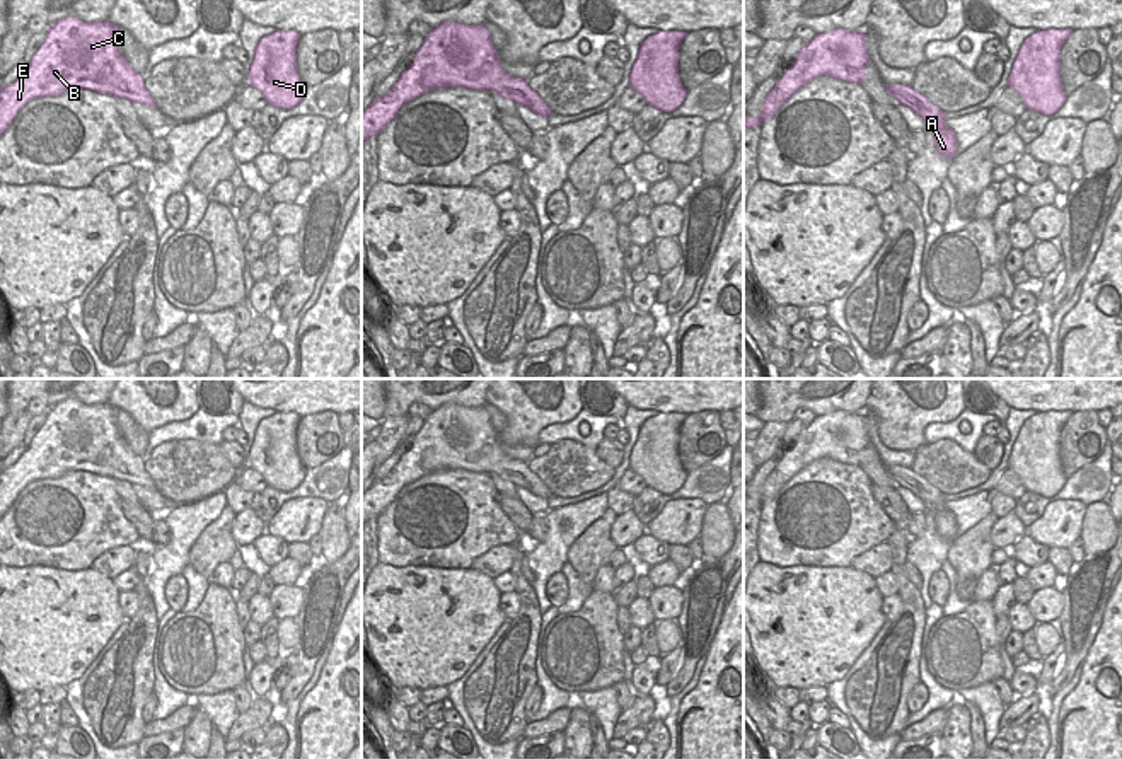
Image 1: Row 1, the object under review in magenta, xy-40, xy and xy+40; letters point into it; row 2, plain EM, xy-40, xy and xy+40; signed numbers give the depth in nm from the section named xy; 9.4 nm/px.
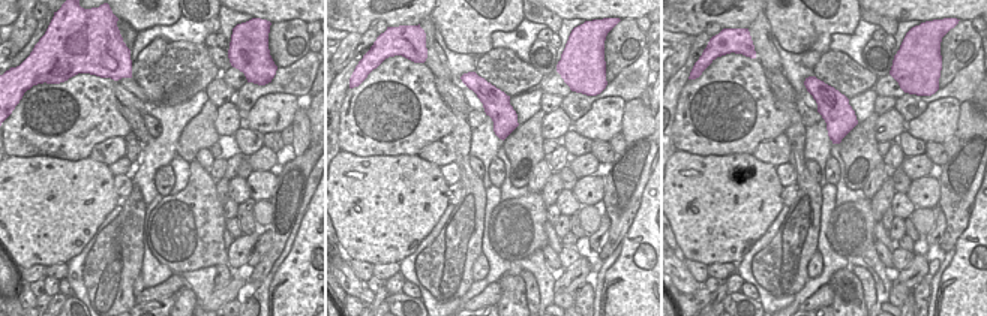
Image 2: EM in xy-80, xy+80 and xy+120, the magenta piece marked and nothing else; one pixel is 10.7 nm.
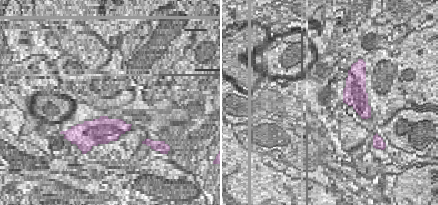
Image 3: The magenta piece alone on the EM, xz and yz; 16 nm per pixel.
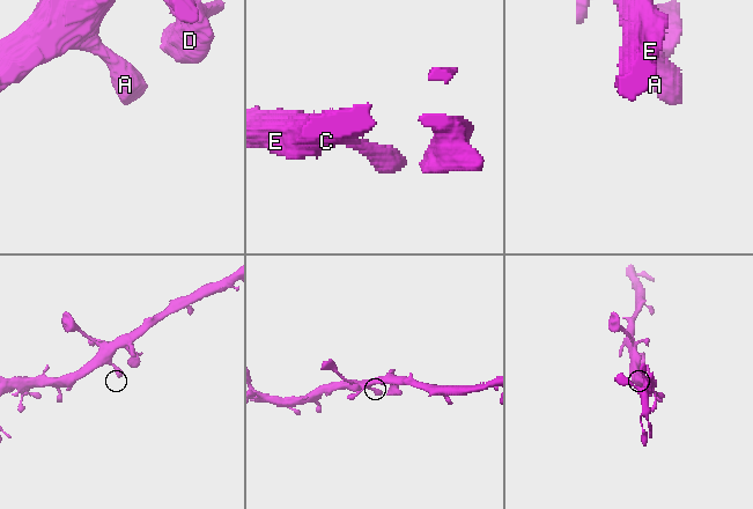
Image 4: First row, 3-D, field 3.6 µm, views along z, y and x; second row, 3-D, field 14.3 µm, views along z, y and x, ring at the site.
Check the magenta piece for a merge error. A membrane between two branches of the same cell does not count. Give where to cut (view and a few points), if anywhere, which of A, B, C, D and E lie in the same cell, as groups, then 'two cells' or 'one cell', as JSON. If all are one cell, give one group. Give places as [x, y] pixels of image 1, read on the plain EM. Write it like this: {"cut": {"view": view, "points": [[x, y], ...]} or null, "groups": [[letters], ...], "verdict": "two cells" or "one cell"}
{"cut": null, "groups": [["A", "B", "C", "D", "E"]], "verdict": "one cell"}

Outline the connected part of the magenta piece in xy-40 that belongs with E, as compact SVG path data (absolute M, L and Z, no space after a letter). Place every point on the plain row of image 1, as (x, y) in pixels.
M65 399L48 409L44 425L19 461L0 469L0 519L29 483L56 479L72 471L109 476L157 491L143 459L118 430L118 408Z

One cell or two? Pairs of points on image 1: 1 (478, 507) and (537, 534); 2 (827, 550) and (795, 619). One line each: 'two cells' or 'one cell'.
1: two cells
2: two cells

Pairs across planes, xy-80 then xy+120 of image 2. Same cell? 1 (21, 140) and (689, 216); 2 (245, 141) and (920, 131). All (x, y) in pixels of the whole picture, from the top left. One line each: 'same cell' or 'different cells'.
1: different cells
2: different cells

